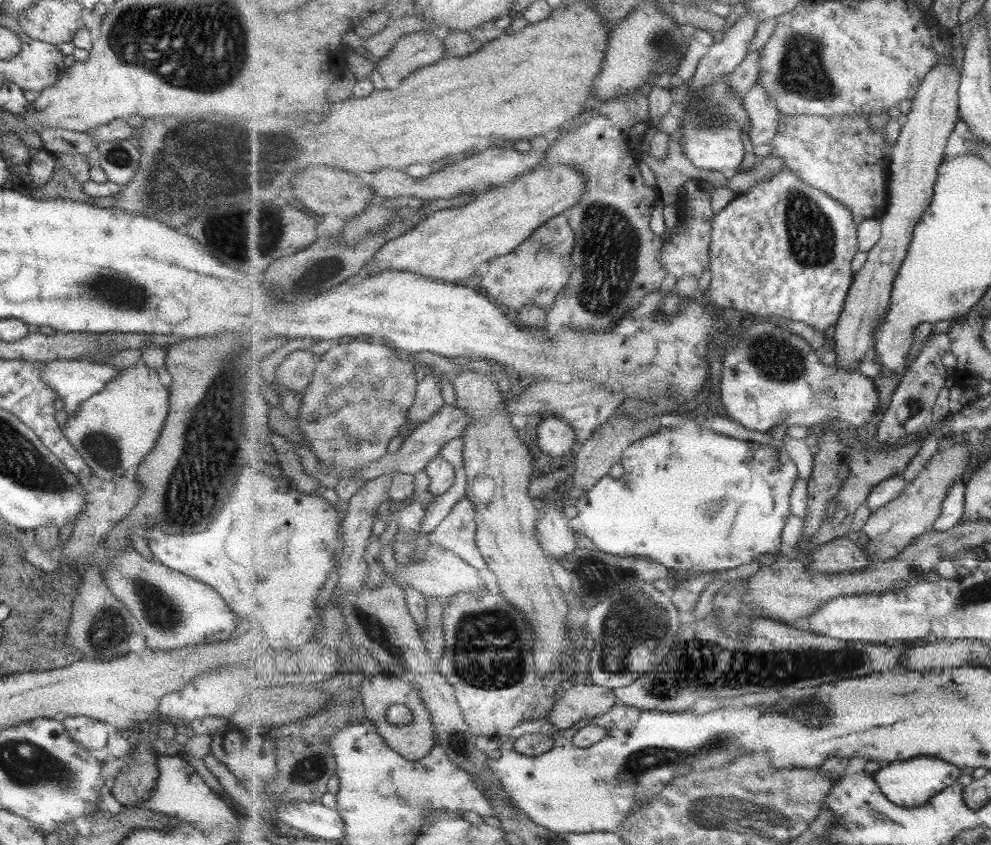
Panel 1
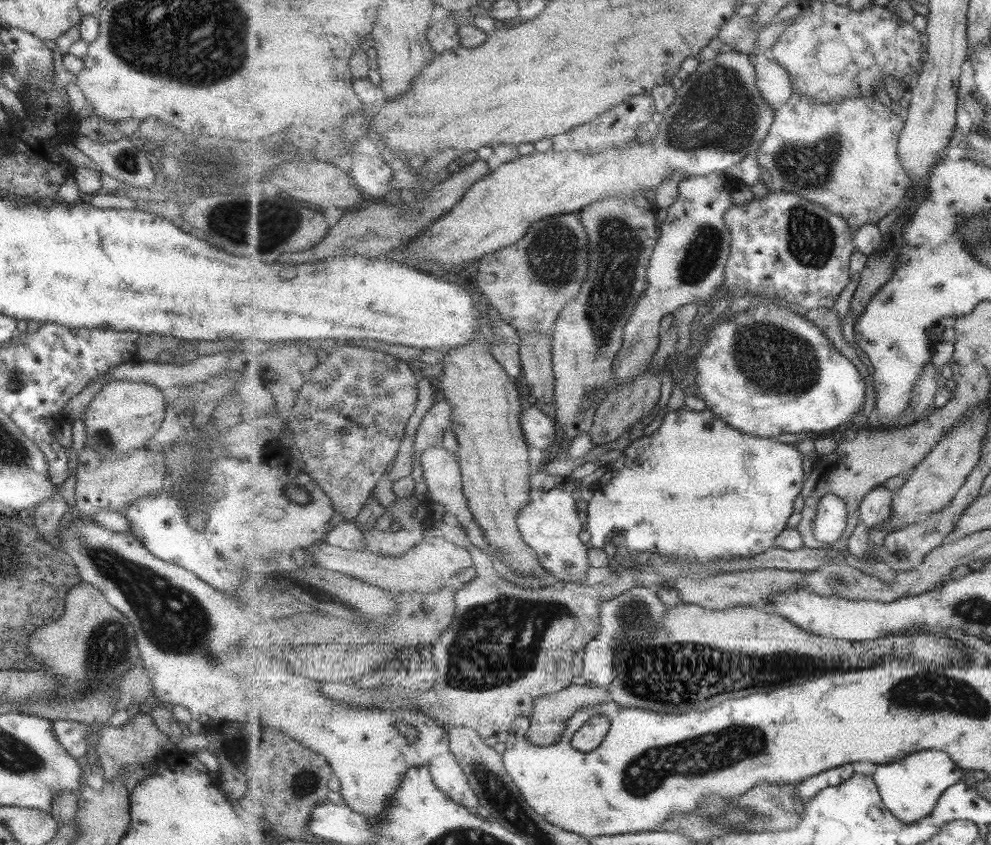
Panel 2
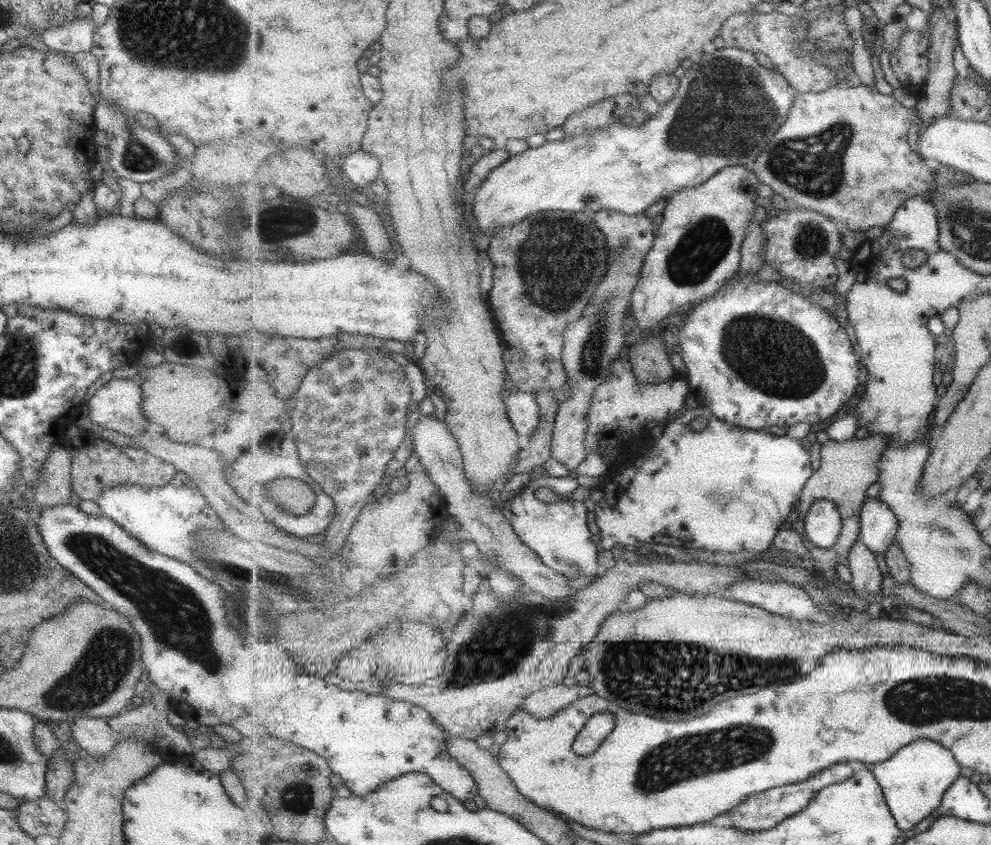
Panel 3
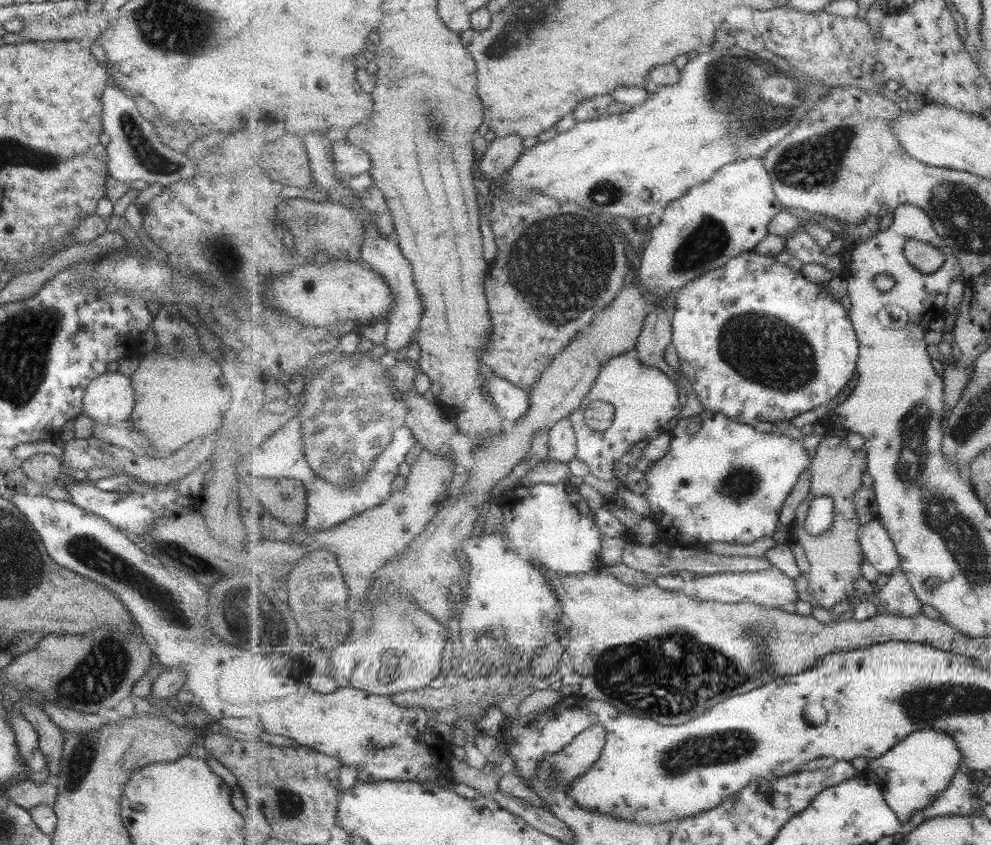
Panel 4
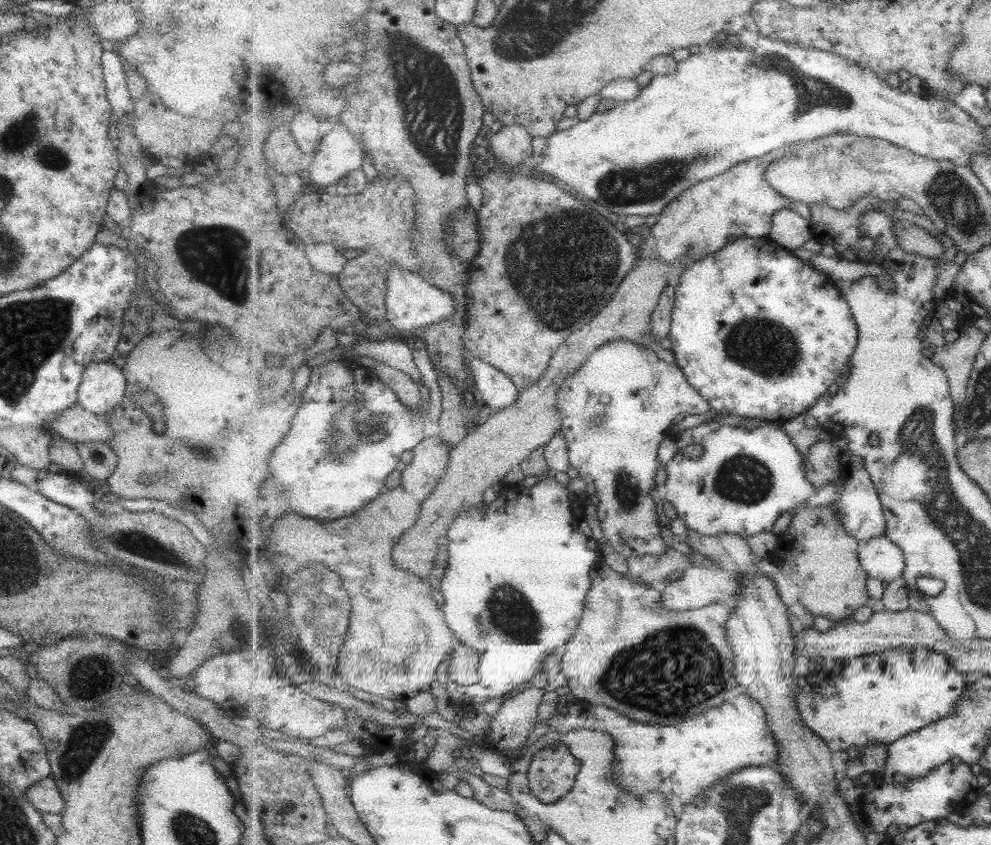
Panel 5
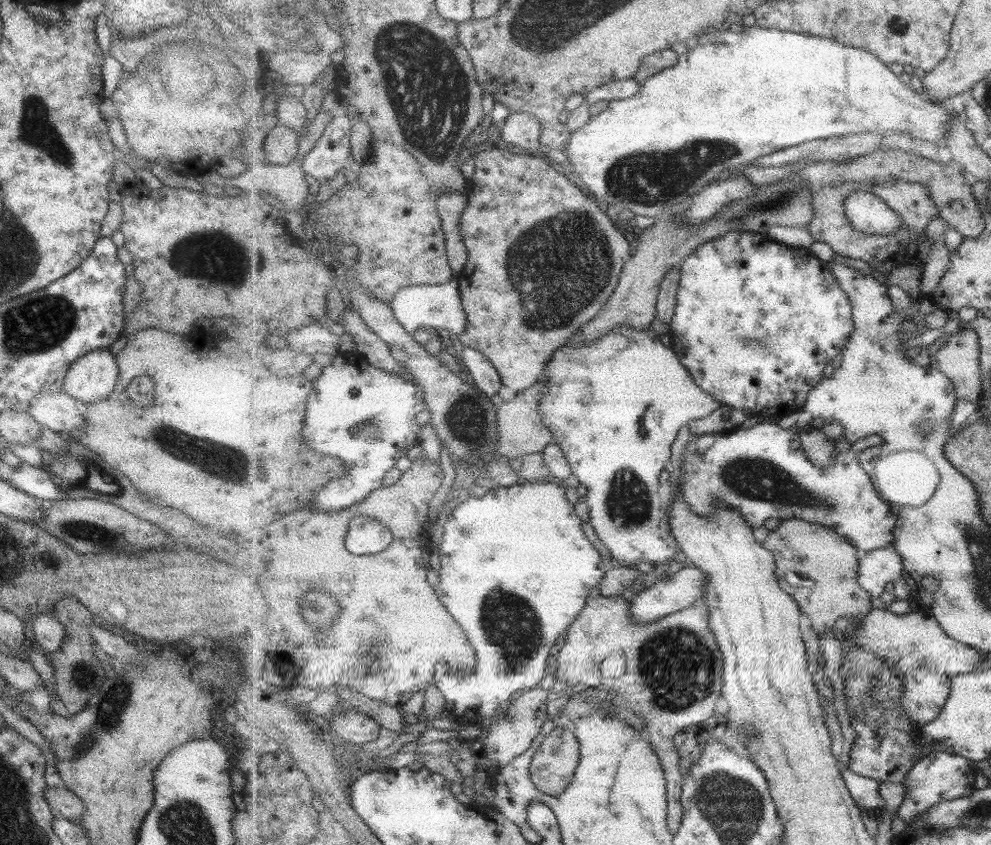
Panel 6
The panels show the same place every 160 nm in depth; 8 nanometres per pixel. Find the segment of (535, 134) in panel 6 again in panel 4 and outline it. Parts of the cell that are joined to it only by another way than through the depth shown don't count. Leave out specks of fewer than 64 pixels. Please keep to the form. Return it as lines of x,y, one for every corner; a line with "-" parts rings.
515,134
495,137
488,142
487,150
478,164
480,172
490,180
504,177
526,149
523,139

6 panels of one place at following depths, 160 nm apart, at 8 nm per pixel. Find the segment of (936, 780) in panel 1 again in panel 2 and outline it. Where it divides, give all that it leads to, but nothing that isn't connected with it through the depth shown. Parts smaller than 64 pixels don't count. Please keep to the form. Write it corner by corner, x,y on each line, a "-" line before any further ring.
923,750
919,754
910,753
907,758
891,764
881,764
877,768
875,782
881,790
887,808
903,822
914,823
929,816
938,805
938,800
950,786
963,781
961,767
942,750

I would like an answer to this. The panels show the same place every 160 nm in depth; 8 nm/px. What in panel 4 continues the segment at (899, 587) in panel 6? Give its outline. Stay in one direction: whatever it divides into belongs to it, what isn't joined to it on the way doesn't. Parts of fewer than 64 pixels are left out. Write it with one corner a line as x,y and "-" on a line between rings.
873,519
859,530
859,539
865,558
875,566
880,574
891,576
901,566
900,556
887,527

